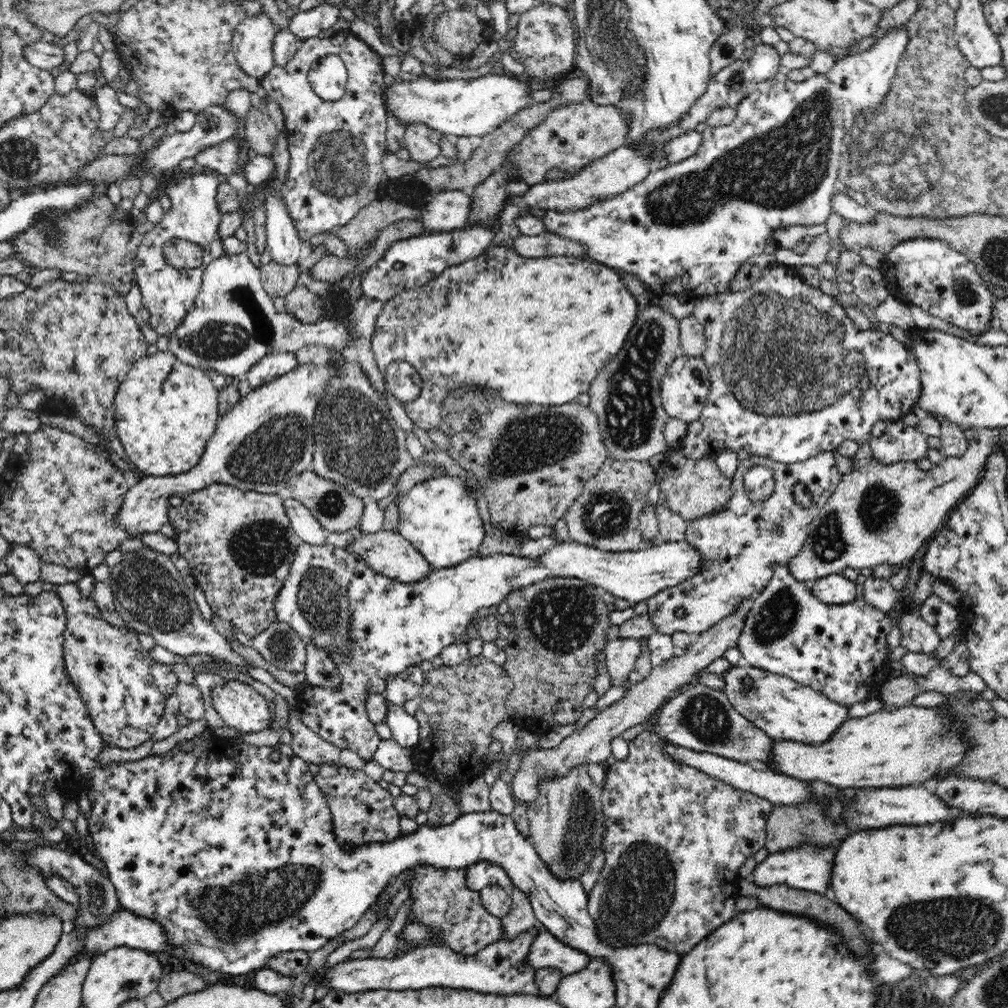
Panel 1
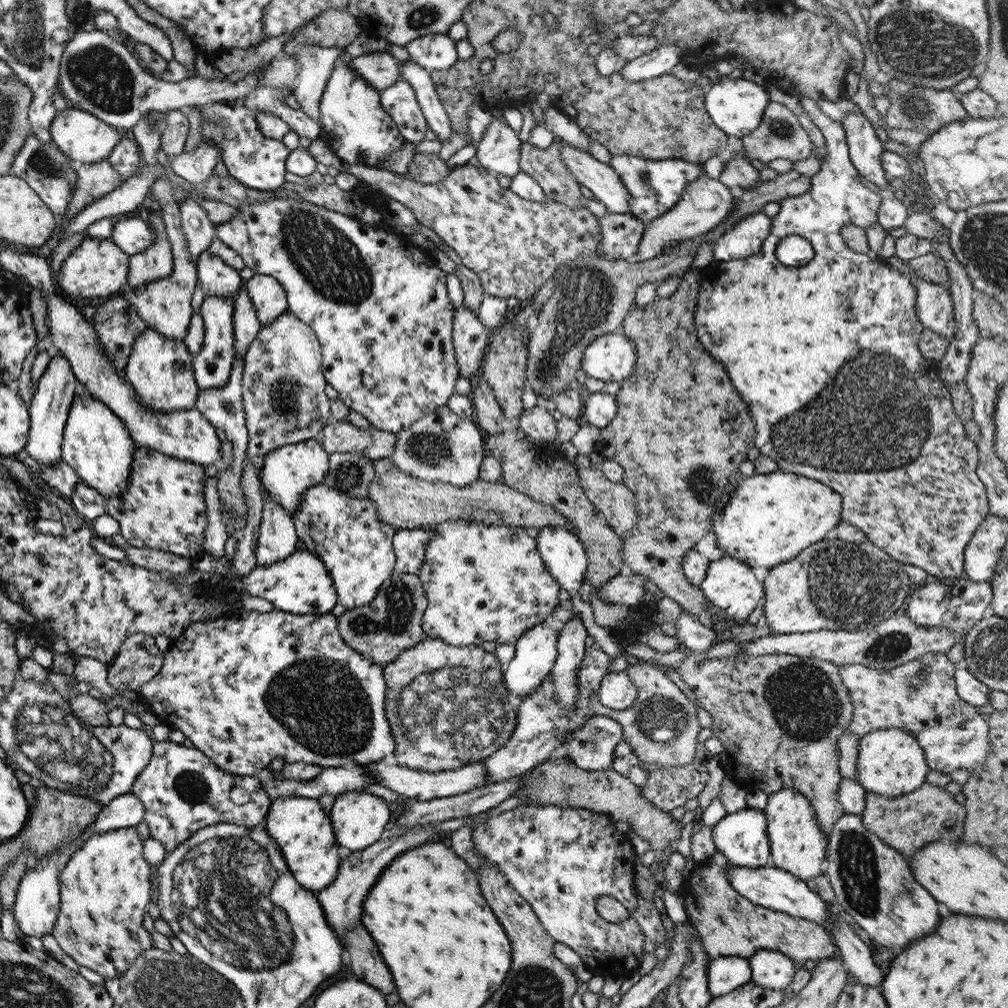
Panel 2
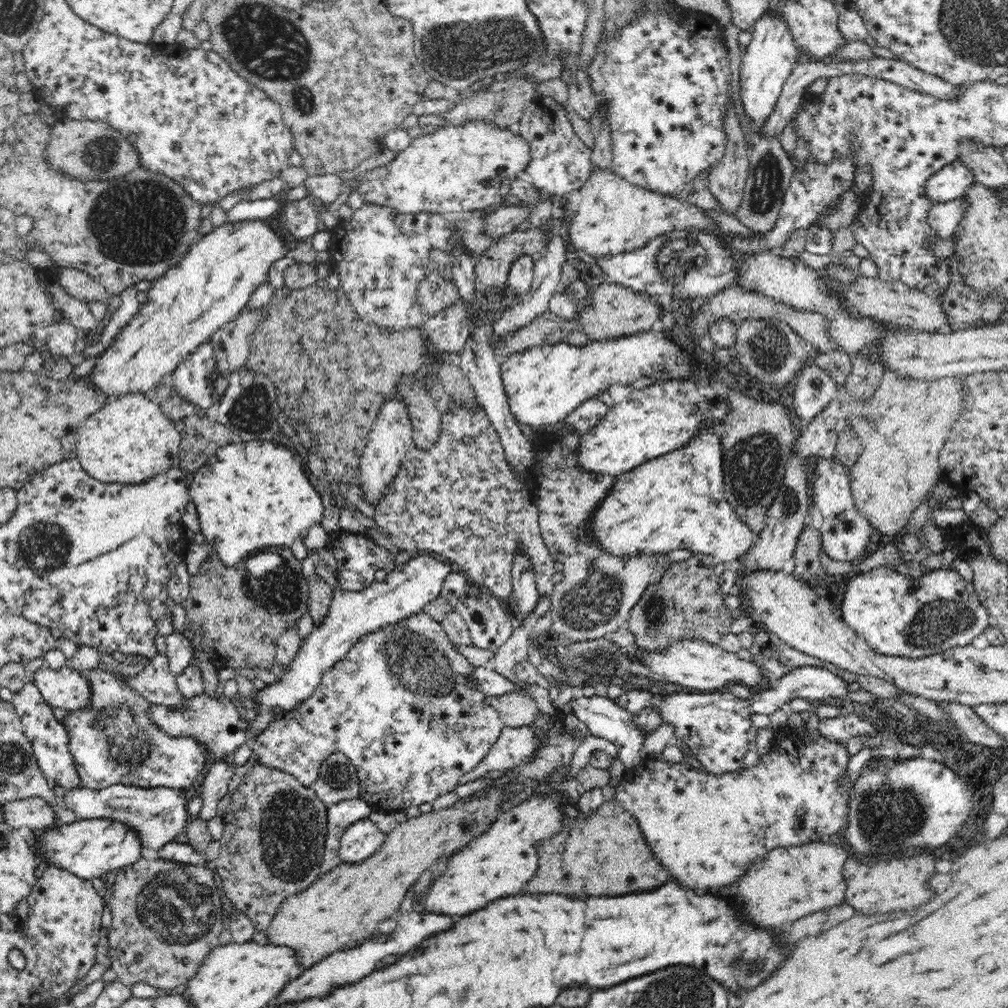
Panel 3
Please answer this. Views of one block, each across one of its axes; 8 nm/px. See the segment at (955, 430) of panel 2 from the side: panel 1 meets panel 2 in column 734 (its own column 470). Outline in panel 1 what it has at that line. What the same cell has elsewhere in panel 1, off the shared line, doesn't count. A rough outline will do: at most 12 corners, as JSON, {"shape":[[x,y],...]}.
{"shape":[[491,244],[384,301],[378,371],[577,401],[638,306],[620,272]]}

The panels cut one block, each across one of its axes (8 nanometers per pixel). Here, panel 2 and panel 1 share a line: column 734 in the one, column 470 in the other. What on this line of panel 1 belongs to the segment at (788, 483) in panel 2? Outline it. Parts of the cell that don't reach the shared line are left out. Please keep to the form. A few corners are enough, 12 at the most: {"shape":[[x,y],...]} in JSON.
{"shape":[[438,475],[396,504],[396,532],[435,569],[483,557],[466,478]]}

